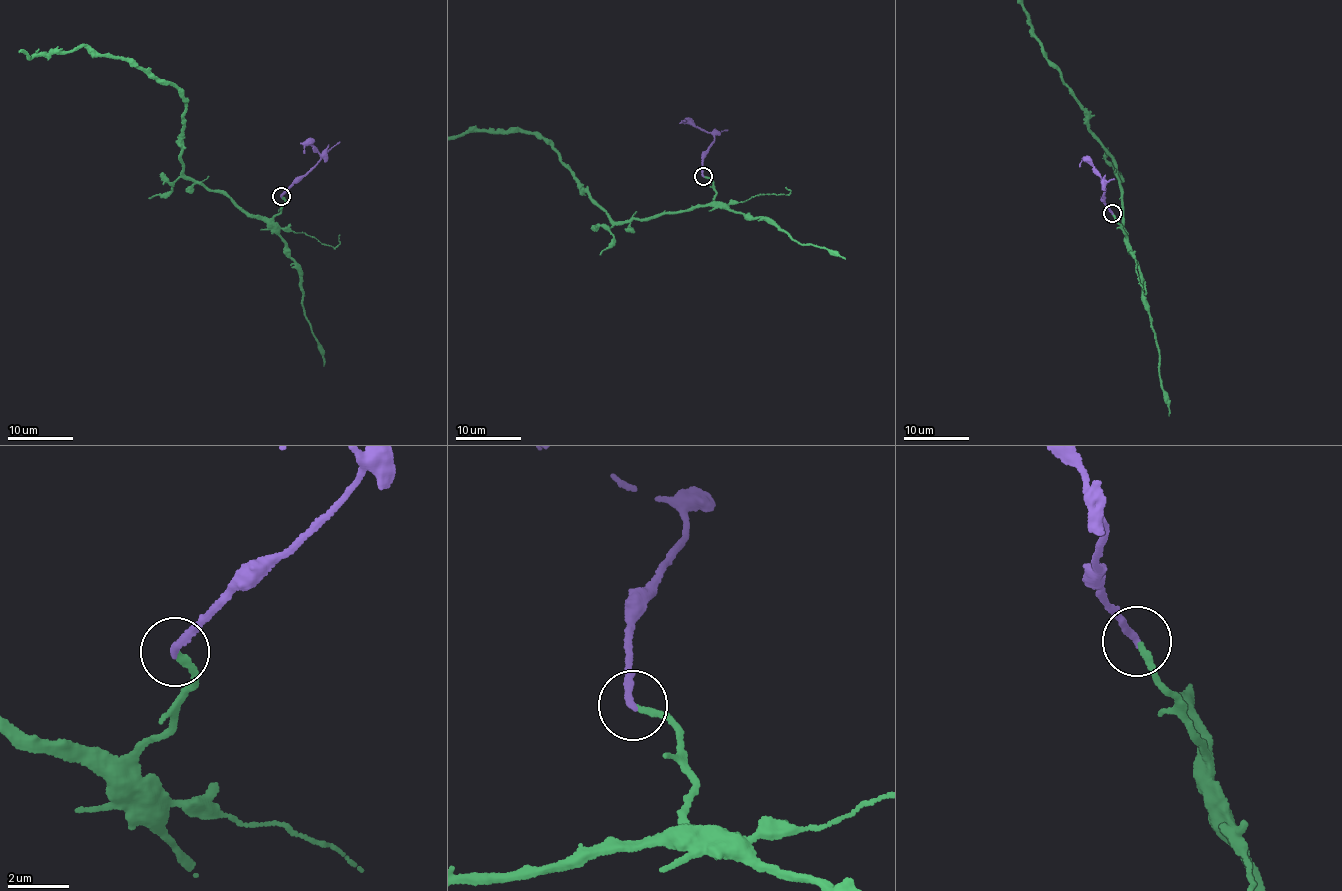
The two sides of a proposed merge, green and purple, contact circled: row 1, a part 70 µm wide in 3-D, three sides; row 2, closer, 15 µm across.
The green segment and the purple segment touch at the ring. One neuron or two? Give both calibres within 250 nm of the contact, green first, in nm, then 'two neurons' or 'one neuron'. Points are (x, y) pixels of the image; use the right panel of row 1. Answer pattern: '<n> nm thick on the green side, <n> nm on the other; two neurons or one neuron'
200 nm thick on the green side, 240 nm on the other; one neuron

